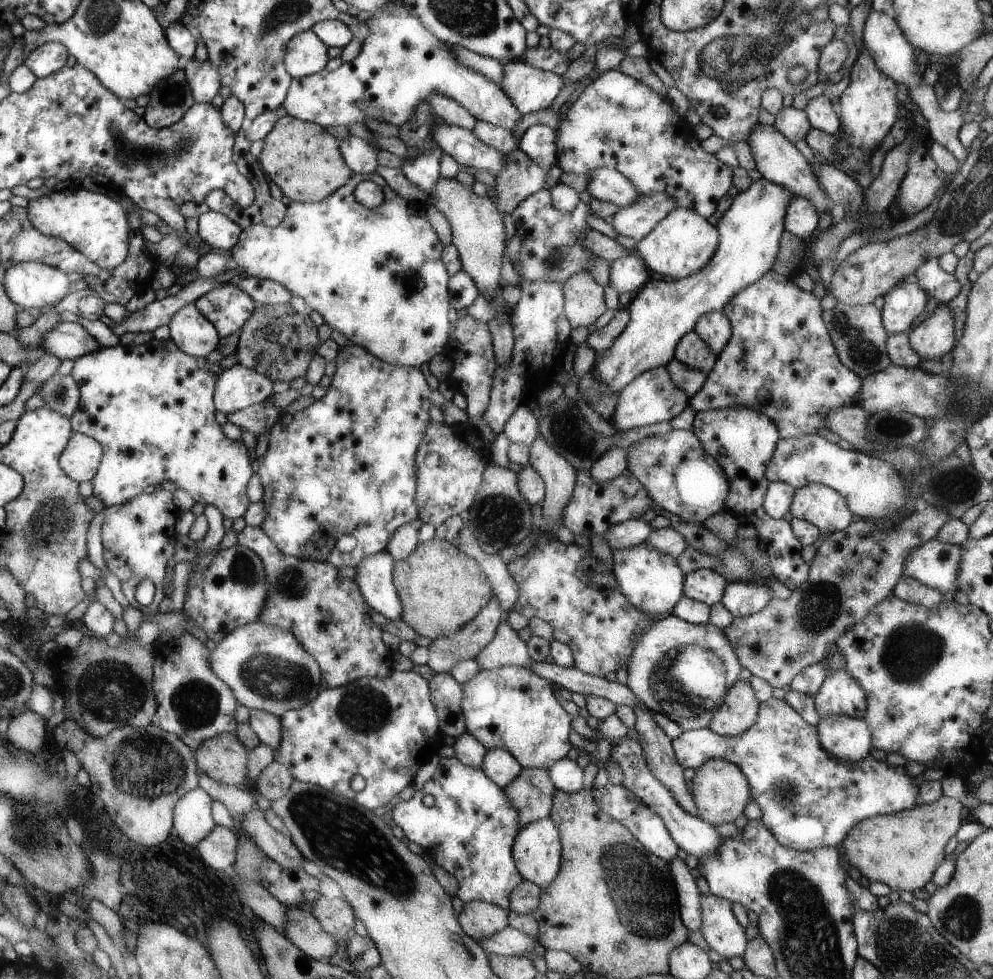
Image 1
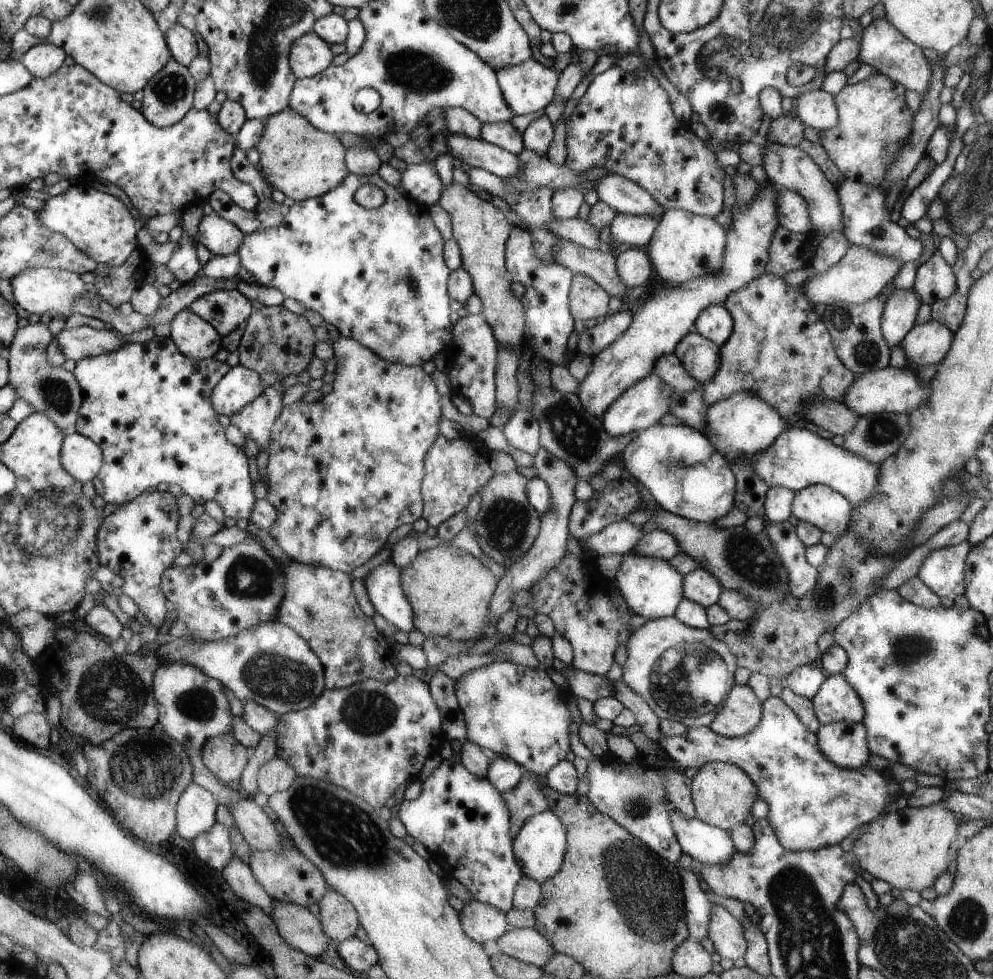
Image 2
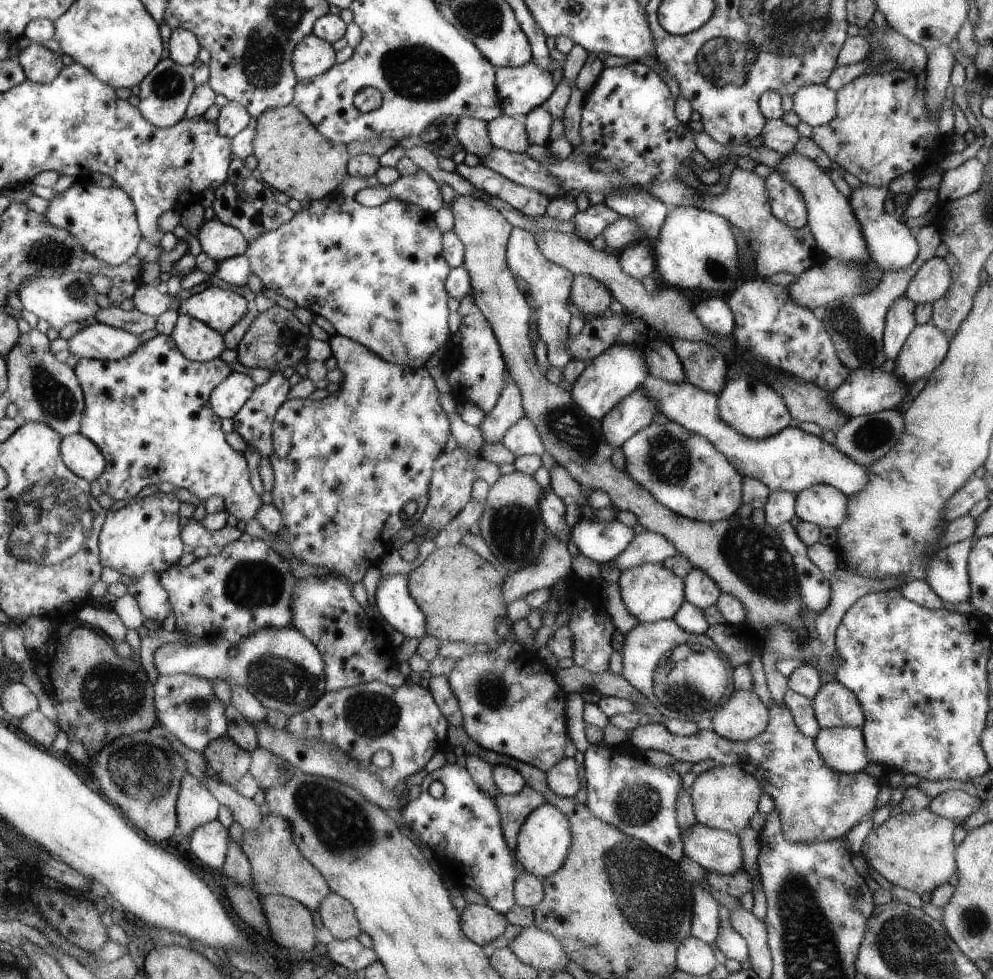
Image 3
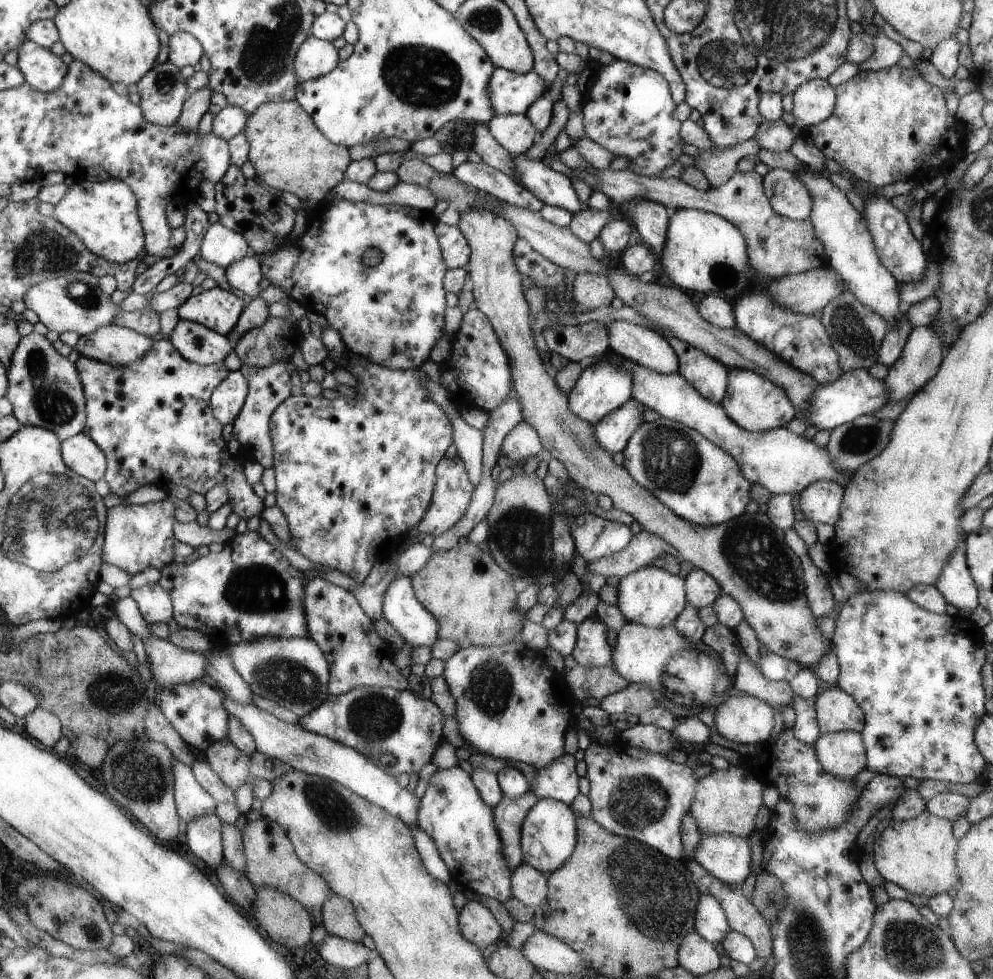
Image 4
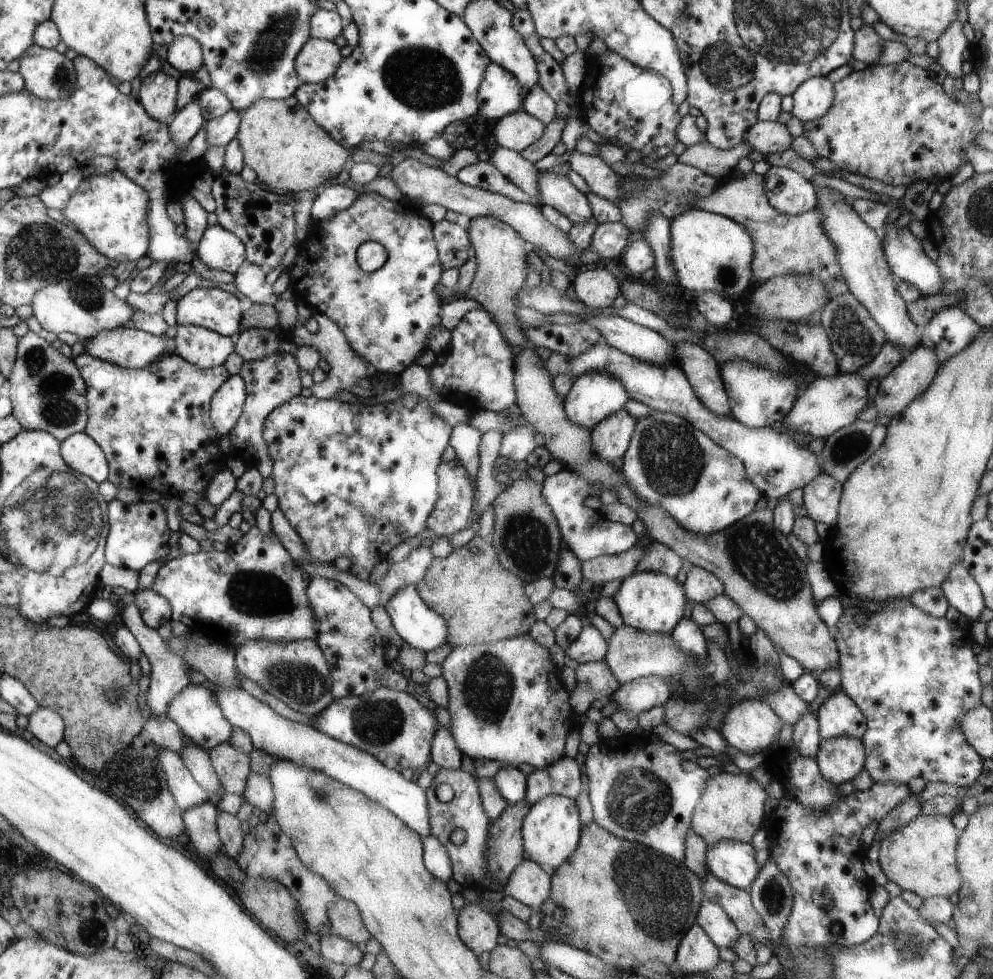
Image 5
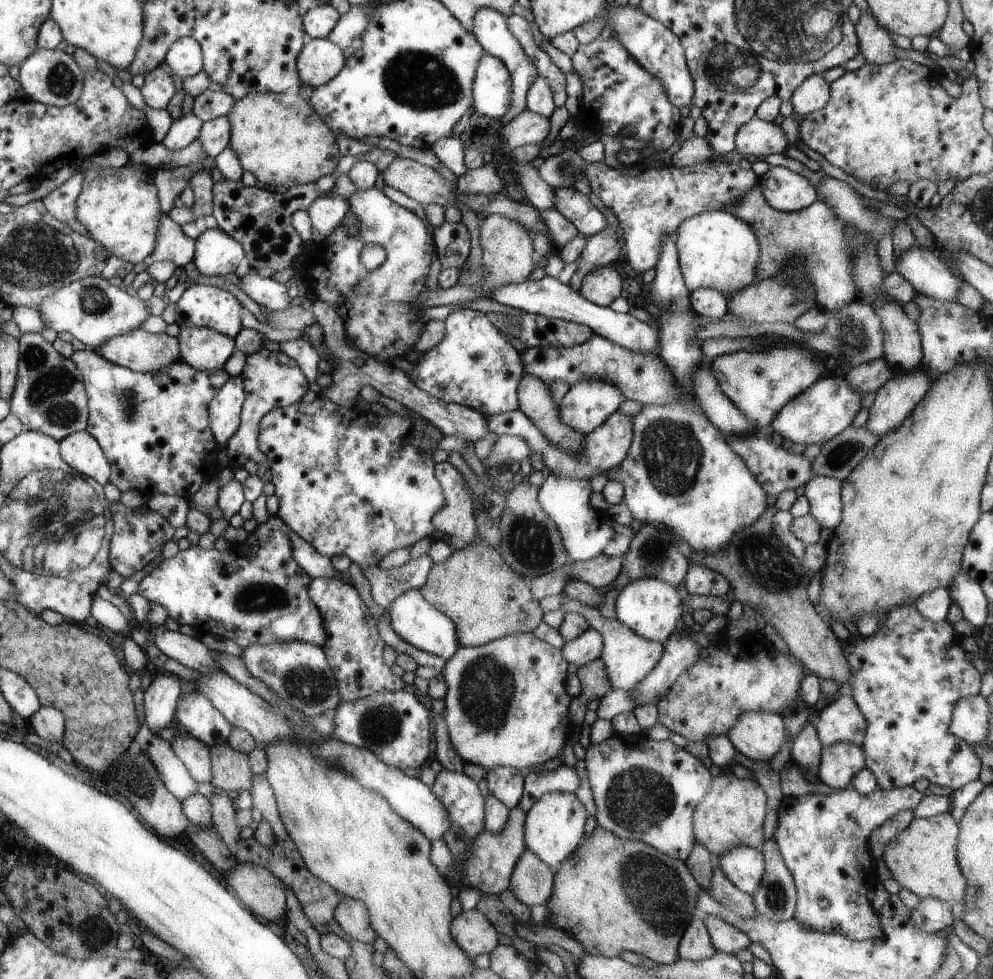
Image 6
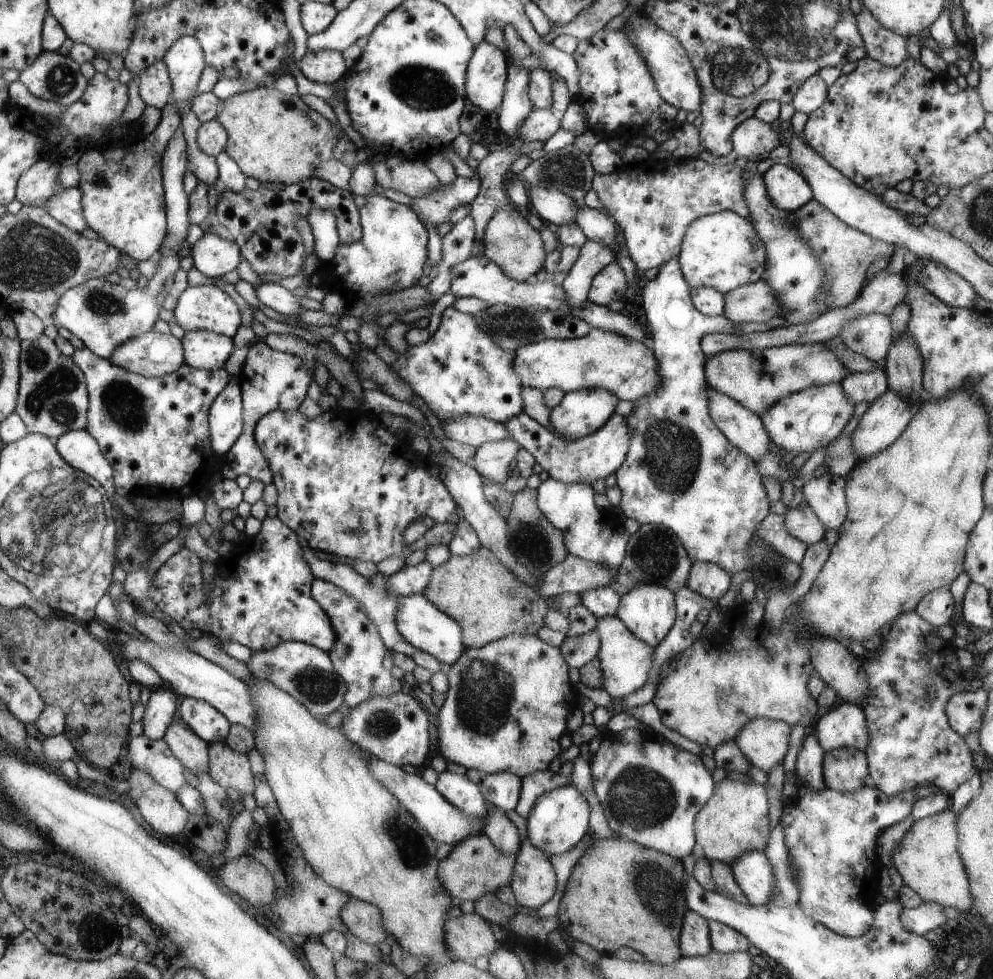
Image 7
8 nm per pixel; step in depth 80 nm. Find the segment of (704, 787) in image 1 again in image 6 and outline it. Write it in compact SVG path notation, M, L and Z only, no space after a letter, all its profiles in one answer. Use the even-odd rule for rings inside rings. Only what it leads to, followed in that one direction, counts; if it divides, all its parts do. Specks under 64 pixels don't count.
M722 774L714 778L707 797L695 810L694 828L697 843L702 844L713 859L724 852L748 846L762 851L764 842L764 818L766 818L766 794L754 780L742 780L735 775Z

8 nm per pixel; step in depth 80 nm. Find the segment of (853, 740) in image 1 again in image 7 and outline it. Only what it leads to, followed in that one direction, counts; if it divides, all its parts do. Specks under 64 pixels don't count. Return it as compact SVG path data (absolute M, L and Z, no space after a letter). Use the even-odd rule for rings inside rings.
M846 747L825 753L823 779L826 788L841 793L854 792L869 784L868 778L869 768L864 751Z

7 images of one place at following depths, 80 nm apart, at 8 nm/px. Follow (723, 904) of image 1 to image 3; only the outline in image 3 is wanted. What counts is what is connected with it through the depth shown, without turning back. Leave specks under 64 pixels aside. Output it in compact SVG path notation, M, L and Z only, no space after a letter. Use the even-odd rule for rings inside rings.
M721 906L719 910L720 926L716 937L716 946L727 958L734 958L738 962L748 960L749 948L744 937L732 926L729 910Z

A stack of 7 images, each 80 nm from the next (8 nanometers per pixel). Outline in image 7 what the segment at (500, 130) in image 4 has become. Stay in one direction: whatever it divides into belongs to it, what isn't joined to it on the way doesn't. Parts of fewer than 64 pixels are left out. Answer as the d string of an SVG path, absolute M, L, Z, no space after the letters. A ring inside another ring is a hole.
M534 108L530 116L522 122L517 138L526 142L534 142L534 140L546 142L561 128L560 120L561 114L555 112L552 108Z

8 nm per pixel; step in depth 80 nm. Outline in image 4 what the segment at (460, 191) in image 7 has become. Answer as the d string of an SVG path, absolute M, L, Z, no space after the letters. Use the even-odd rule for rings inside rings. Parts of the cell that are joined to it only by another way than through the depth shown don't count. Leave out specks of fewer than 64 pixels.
M464 162L453 171L453 174L459 182L507 204L520 206L534 213L538 213L545 206L544 202L532 194L528 188L524 188L506 174L483 162L480 164Z

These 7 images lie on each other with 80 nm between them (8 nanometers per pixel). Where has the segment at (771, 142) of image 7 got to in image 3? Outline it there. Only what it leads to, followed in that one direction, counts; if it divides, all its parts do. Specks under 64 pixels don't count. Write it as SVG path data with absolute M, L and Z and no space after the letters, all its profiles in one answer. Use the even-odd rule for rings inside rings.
M770 119L765 122L761 134L763 145L780 155L792 153L801 139L798 129L788 125L783 119Z

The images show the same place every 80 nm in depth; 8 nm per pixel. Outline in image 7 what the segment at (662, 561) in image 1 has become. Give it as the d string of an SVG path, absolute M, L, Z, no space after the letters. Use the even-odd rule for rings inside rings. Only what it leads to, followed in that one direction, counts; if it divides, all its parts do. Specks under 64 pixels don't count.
M652 584L636 585L627 594L620 597L617 613L615 614L628 630L639 639L643 639L653 649L666 640L666 636L678 620L678 604L675 602L675 593L668 587Z

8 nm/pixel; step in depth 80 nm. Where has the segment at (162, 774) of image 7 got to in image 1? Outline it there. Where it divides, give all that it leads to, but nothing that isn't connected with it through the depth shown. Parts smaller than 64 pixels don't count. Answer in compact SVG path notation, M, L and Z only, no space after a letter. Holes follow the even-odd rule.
M200 786L180 797L174 810L174 836L188 846L198 846L217 825L210 810L212 800Z

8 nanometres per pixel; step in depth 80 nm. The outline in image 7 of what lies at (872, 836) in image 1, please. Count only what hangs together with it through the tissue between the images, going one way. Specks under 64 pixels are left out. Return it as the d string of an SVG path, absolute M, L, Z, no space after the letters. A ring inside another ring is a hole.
M946 809L915 820L892 852L892 860L903 884L910 886L923 901L934 901L943 907L952 906L959 912L969 912L973 900L969 878L956 847L958 838L957 815Z

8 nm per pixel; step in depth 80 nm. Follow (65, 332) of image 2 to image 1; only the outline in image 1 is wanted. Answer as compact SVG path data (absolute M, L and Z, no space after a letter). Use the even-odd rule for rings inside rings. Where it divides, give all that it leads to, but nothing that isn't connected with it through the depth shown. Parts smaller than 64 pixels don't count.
M62 321L41 336L41 347L48 353L74 360L79 356L100 350L99 342L78 323Z

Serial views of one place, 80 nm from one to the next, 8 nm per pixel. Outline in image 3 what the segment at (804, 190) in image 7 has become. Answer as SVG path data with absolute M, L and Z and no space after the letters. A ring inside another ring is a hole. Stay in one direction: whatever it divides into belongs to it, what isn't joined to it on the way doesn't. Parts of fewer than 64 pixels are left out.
M776 170L770 172L765 185L772 214L787 227L796 230L804 228L807 225L807 208L802 193L792 183L785 181Z

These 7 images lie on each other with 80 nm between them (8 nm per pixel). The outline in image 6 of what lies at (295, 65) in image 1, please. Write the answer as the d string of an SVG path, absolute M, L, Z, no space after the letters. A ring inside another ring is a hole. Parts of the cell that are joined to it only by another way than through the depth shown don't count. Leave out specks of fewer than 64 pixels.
M313 39L303 47L299 57L300 79L311 87L328 84L345 64L343 49L330 40Z

